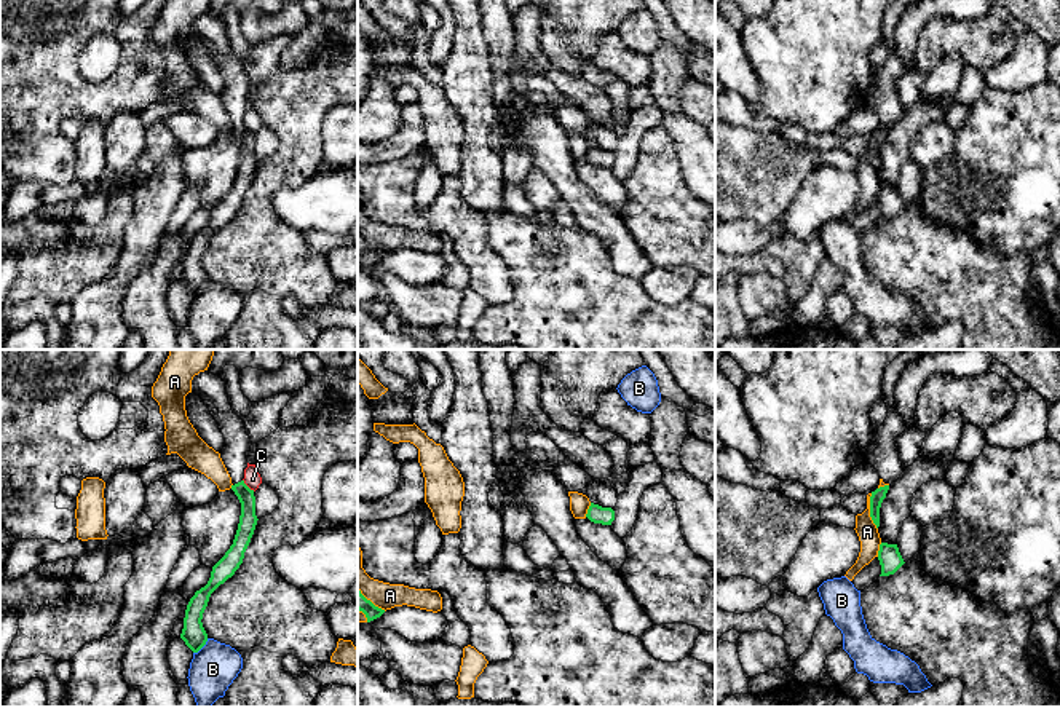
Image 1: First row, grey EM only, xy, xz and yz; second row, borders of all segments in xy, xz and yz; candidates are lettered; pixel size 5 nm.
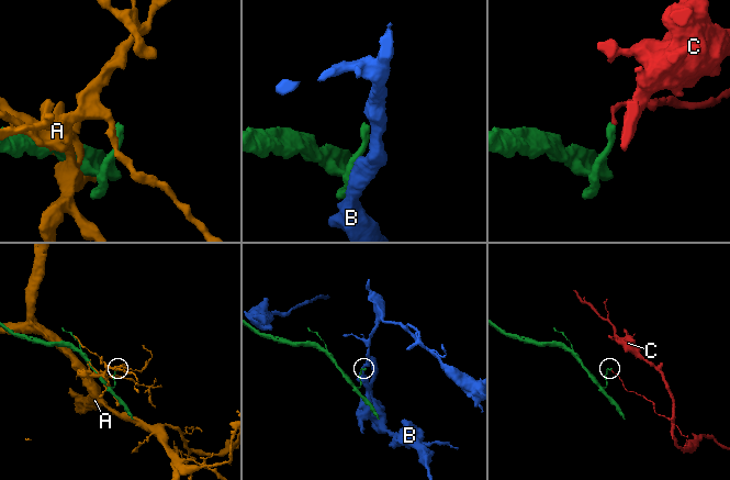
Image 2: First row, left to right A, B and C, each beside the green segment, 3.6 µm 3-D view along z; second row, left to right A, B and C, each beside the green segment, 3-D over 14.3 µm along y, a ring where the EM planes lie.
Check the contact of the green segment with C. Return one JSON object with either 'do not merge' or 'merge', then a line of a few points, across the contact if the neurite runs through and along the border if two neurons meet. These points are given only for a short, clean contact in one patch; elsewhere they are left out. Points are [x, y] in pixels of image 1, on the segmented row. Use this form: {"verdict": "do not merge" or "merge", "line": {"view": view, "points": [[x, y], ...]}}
{"verdict": "do not merge", "line": {"view": "xy", "points": [[243, 479], [254, 490]]}}

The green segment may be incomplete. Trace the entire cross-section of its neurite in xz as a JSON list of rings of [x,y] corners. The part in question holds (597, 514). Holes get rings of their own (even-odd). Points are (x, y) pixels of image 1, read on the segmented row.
[[[591,503],[586,517],[594,523],[611,525],[615,520],[615,511],[611,508],[602,508]]]

